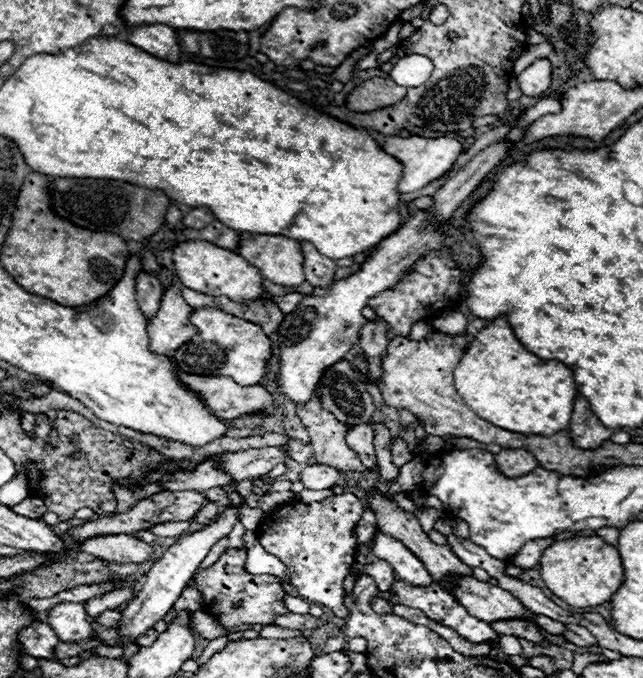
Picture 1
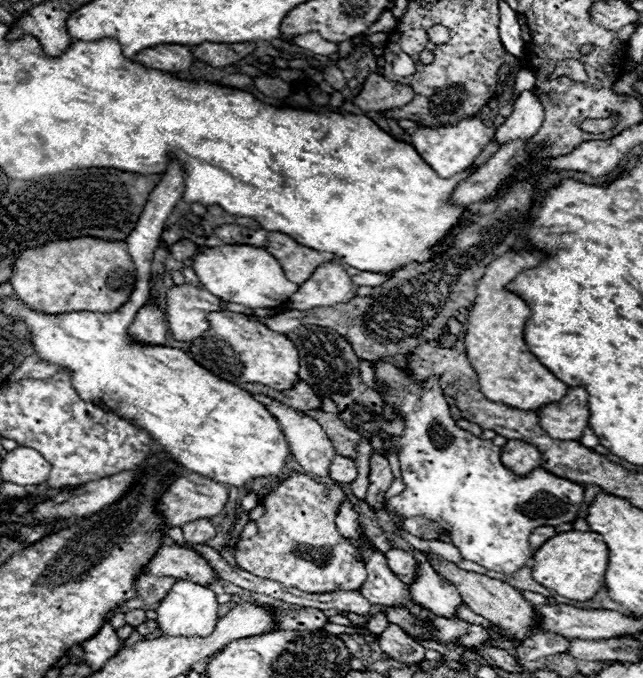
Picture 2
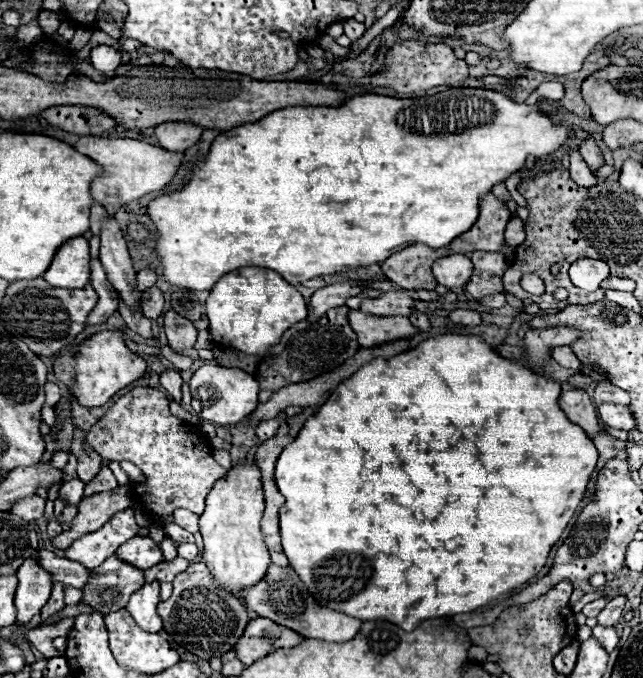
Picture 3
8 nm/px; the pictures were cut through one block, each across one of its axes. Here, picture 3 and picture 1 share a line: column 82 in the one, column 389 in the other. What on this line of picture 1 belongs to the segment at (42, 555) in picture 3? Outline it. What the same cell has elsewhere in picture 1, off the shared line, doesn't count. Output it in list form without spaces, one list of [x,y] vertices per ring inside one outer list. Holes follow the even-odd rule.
[[[376,560],[376,562],[368,564],[368,566],[364,566],[364,574],[368,574],[382,592],[386,592],[392,586],[394,578],[396,578],[392,568],[388,564],[384,564],[382,560]]]

